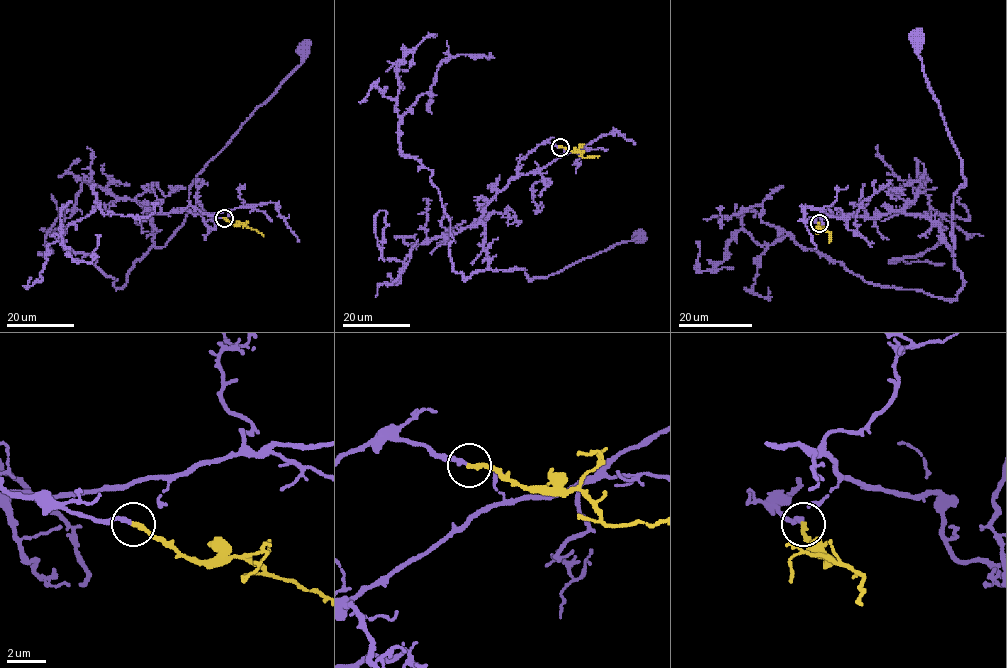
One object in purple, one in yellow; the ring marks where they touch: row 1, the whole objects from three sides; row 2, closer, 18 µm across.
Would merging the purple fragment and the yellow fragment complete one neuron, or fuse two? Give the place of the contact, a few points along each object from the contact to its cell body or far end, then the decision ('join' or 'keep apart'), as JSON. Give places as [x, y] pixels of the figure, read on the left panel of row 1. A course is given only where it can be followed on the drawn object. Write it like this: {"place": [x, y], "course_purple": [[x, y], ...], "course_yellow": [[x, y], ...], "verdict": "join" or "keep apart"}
{"place": [224, 218], "course_purple": [[223, 218], [190, 205], [145, 207], [153, 243], [163, 247], [185, 219], [195, 177], [300, 64], [302, 49]], "course_yellow": [[224, 218], [264, 236]], "verdict": "join"}

